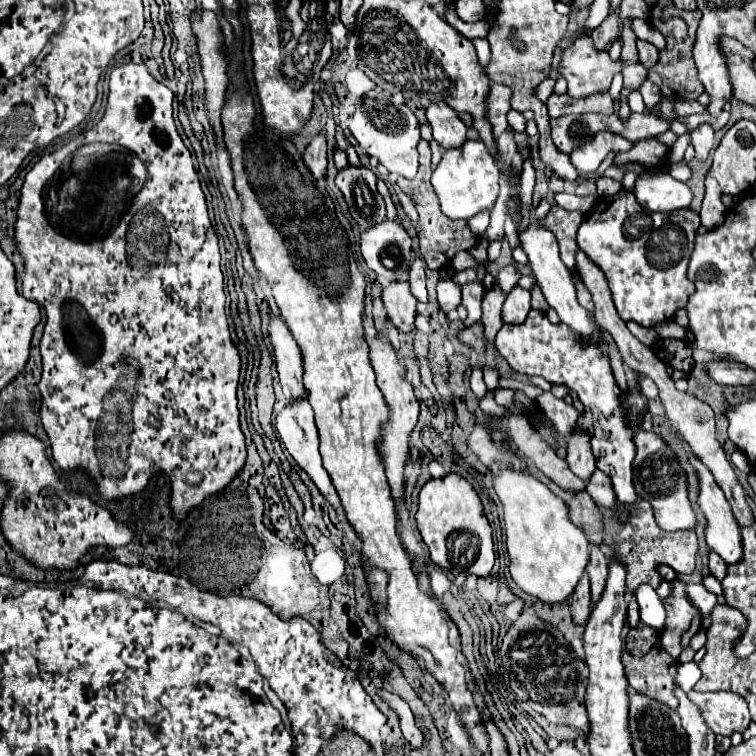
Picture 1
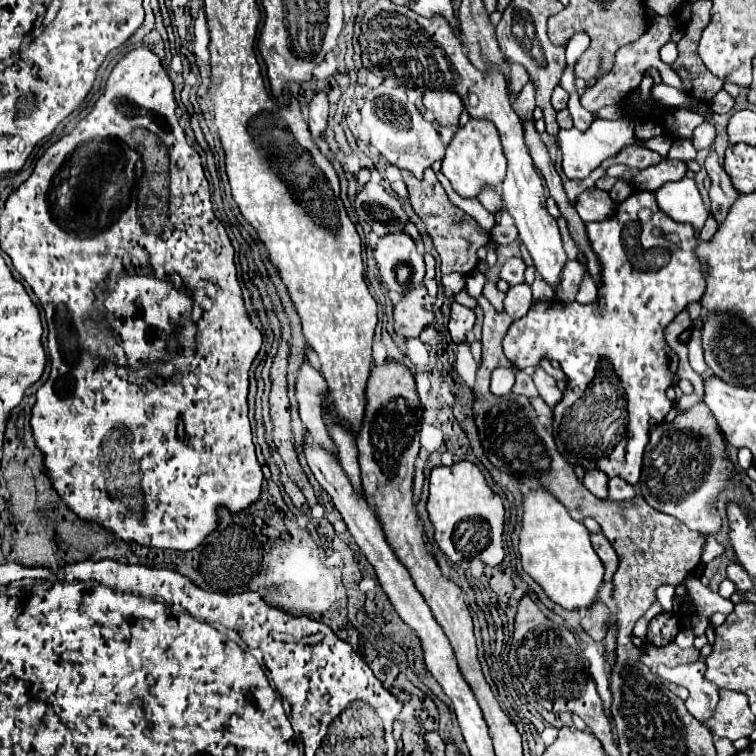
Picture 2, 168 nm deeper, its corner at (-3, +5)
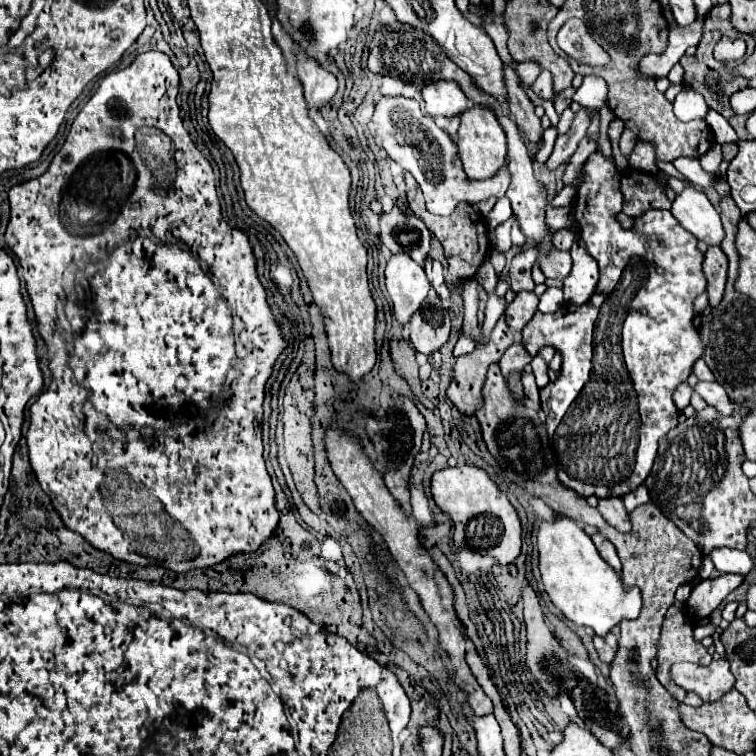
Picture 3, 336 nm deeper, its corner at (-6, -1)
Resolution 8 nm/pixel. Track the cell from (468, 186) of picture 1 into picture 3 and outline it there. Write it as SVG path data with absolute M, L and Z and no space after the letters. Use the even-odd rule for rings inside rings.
M472 105L462 113L462 123L458 129L458 153L464 167L464 173L470 181L490 179L506 165L506 135L496 119L496 115L480 105Z

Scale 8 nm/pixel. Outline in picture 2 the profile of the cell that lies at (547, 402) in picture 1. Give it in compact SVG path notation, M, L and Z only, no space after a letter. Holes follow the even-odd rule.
M539 365L535 367L535 373L533 373L533 381L535 381L535 387L539 389L539 395L543 397L543 401L549 405L549 407L553 407L553 405L557 405L557 401L561 399L561 391L557 389L557 383L555 383L555 379L551 377L551 375L547 375Z

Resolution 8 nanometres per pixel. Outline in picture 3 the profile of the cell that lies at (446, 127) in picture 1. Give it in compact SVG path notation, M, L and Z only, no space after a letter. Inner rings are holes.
M452 81L430 83L422 89L426 111L432 117L454 117L468 109L468 99L462 89Z

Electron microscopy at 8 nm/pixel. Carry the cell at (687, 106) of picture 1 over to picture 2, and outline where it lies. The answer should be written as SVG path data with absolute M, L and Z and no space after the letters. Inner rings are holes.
M719 91L719 93L715 95L715 99L711 101L711 109L713 109L715 113L727 113L727 111L731 111L733 105L735 105L735 99L733 99L727 91Z

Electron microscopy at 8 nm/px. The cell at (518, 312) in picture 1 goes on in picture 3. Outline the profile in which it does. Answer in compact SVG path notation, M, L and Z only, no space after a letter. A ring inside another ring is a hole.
M520 291L516 295L516 299L508 305L506 309L506 323L514 329L520 331L536 313L536 305L538 305L538 297L530 291Z

